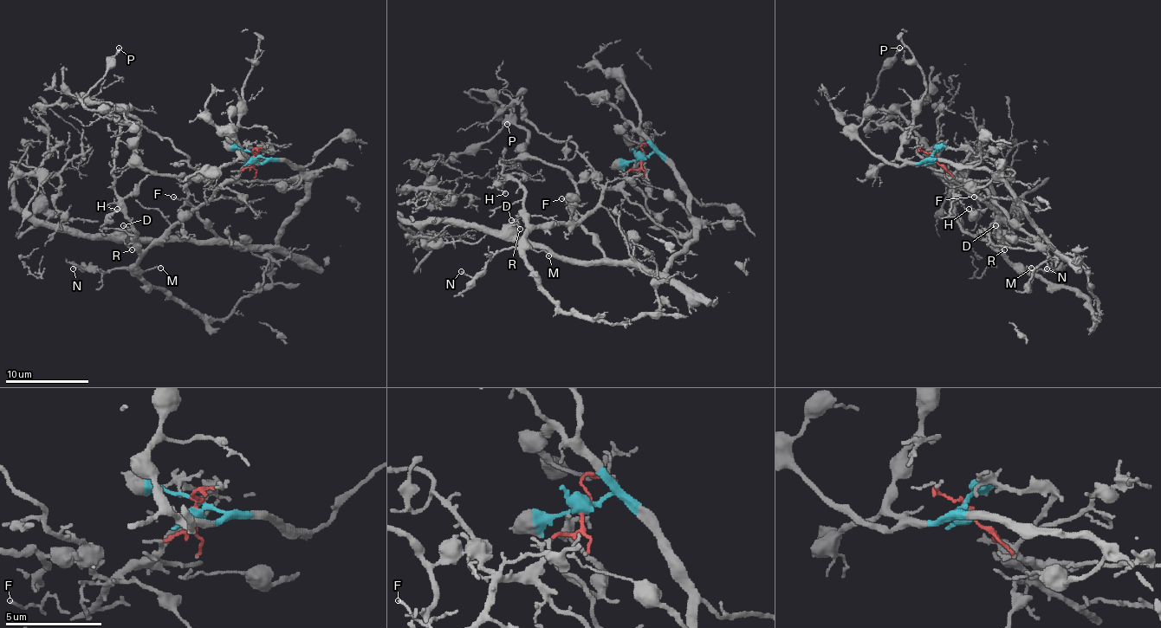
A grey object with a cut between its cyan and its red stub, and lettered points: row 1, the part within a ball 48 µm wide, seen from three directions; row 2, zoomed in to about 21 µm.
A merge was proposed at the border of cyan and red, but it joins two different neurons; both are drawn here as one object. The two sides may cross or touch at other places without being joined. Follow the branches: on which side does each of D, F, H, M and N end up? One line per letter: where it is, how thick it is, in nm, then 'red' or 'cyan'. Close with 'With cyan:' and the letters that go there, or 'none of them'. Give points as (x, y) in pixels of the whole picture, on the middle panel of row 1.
D: at (511, 220); 140 nm thick; red
F: at (561, 198); 110 nm thick; red
H: at (505, 193); 160 nm thick; red
M: at (548, 255); 120 nm thick; red
N: at (461, 271); 130 nm thick; red
With cyan: none of them

